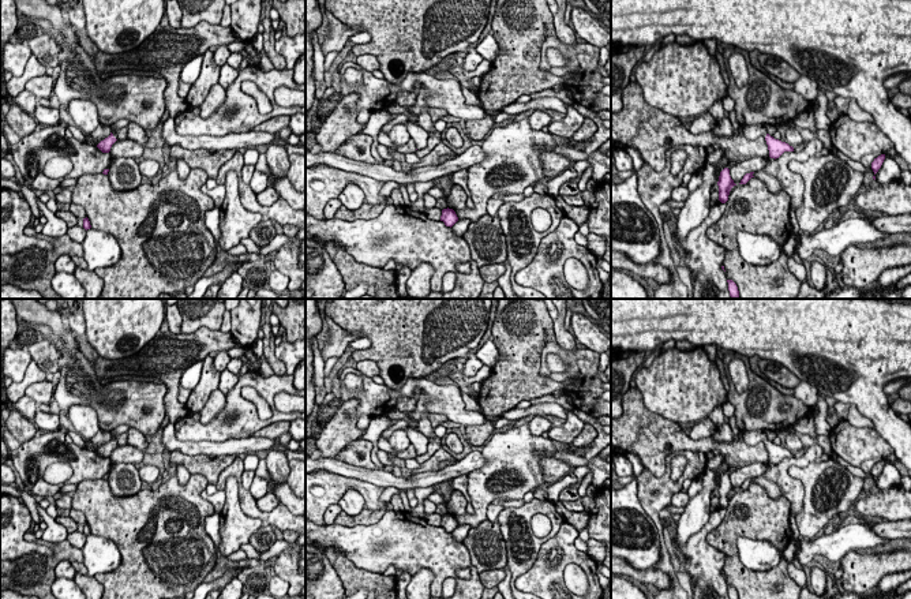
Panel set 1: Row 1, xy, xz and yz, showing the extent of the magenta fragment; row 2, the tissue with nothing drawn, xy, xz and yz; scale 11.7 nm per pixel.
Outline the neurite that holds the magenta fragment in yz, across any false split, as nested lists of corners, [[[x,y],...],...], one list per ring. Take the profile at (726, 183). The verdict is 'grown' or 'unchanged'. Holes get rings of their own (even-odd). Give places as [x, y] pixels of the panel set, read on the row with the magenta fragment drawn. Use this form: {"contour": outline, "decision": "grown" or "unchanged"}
{"contour": [[[724,168],[720,172],[717,186],[719,186],[719,201],[721,203],[726,203],[728,201],[728,195],[730,195],[731,188],[734,186],[736,186],[730,176],[730,169],[728,168]]], "decision": "unchanged"}

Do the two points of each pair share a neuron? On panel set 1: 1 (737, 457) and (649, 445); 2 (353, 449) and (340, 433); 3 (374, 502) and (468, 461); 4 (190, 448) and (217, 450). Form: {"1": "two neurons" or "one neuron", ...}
{"1": "one neuron", "2": "two neurons", "3": "two neurons", "4": "one neuron"}

